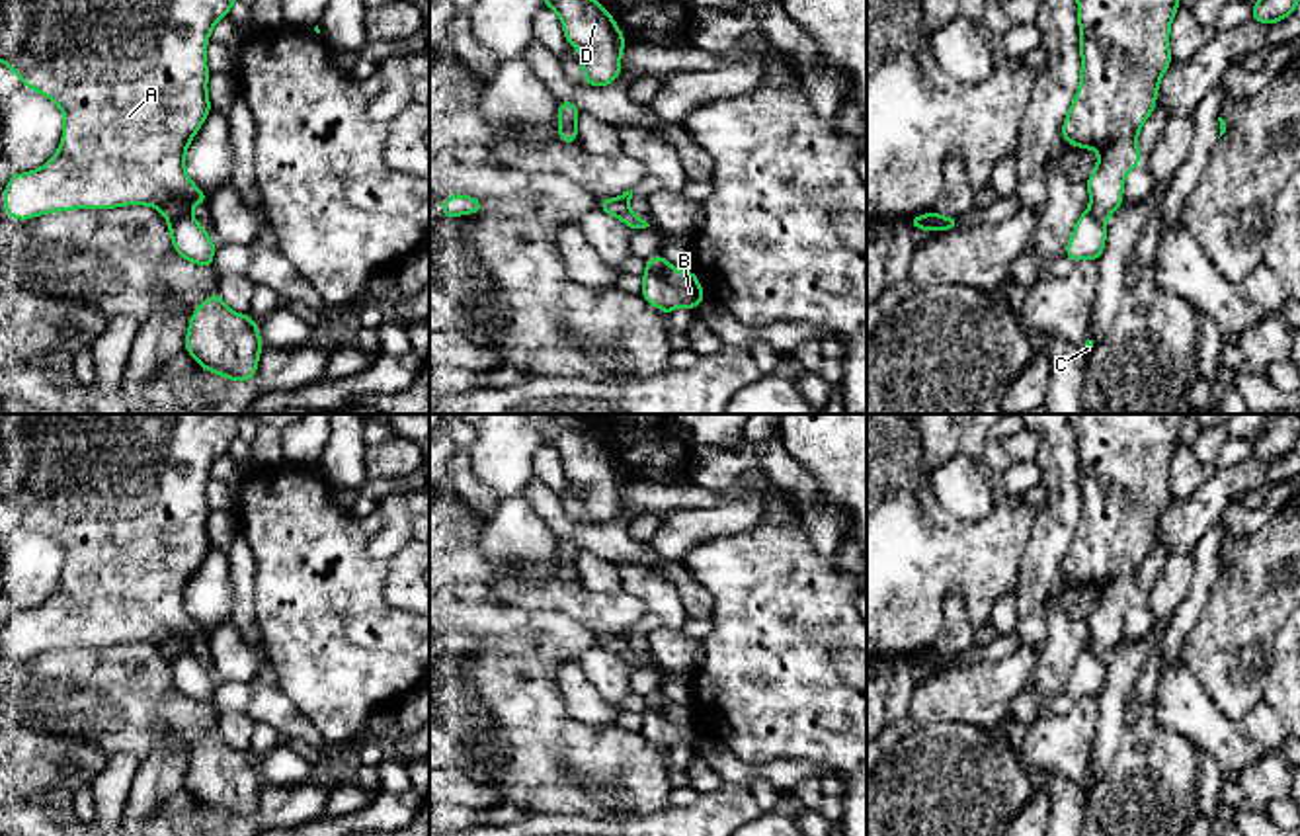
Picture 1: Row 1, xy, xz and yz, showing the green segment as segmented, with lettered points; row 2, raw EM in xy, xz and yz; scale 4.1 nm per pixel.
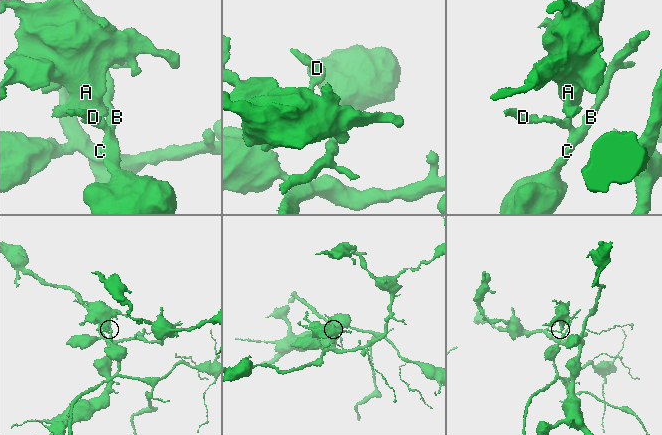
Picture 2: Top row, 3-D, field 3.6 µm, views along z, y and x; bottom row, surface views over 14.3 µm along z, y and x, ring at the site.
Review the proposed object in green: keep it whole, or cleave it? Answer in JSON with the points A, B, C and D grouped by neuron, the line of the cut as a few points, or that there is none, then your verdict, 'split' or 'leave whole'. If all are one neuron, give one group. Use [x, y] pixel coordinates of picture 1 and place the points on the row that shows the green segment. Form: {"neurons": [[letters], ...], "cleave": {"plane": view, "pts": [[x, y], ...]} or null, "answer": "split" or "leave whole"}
{"neurons": [["A"], ["B", "C", "D"]], "cleave": {"plane": "xy", "pts": [[190, 209], [168, 219]]}, "answer": "split"}

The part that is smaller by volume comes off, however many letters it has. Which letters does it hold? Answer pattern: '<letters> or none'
A

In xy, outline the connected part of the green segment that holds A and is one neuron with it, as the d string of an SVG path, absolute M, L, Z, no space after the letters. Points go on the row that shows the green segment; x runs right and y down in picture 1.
M0 0L0 63L8 64L23 86L51 98L64 113L62 143L59 152L39 170L12 174L4 189L4 211L16 221L68 209L111 209L121 205L150 205L166 219L176 219L191 211L195 203L209 197L185 174L185 148L201 129L211 102L207 96L209 68L205 49L213 25L228 16L236 0Z

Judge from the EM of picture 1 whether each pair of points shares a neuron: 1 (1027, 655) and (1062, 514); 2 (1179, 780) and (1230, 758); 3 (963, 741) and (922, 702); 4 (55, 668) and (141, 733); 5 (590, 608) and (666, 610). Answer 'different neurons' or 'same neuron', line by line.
1: different neurons
2: different neurons
3: different neurons
4: same neuron
5: different neurons

